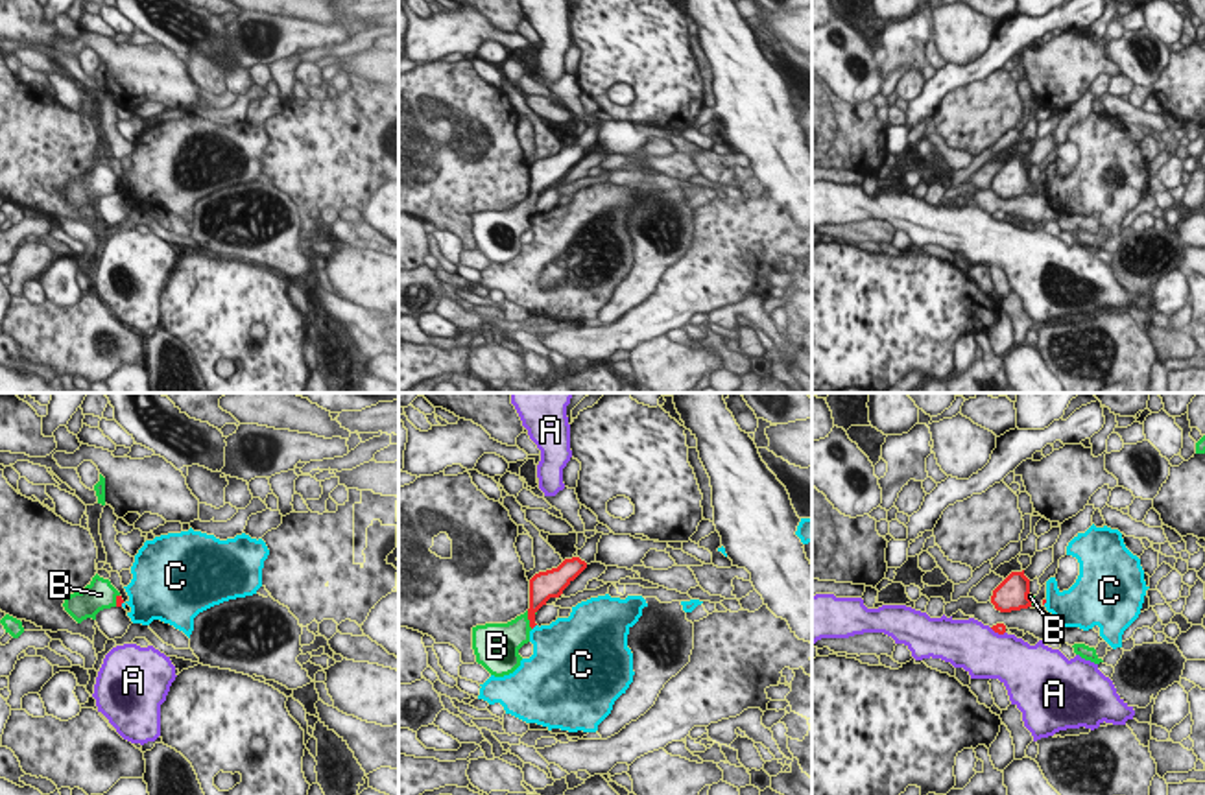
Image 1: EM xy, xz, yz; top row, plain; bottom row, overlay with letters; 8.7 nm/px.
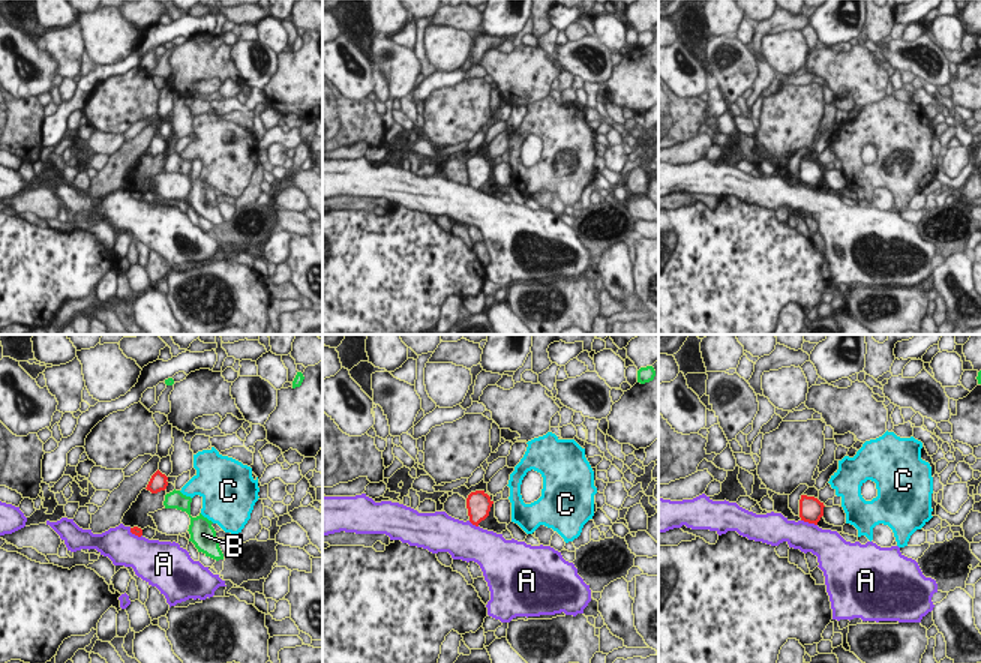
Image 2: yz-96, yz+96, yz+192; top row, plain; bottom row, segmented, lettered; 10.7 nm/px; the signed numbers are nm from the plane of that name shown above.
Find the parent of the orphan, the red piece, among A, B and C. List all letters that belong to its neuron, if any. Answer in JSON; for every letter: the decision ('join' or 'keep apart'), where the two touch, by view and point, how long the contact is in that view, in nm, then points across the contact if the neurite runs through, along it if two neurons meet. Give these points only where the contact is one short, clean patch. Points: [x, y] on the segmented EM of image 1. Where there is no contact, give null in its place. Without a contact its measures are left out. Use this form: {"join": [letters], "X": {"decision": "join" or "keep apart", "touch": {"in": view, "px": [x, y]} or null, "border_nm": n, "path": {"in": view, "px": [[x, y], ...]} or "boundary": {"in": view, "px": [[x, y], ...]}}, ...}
{"join": ["B"], "A": {"decision": "keep apart", "touch": {"in": "yz", "px": [997, 631]}, "border_nm": 150, "boundary": {"in": "yz", "px": [[990, 628], [1004, 633]]}}, "B": {"decision": "join", "touch": {"in": "xz", "px": [528, 618]}, "border_nm": 170, "path": {"in": "xz", "px": [[539, 593], [528, 618], [508, 639]]}}, "C": {"decision": "keep apart", "touch": {"in": "xz", "px": [534, 626]}, "border_nm": 70, "boundary": {"in": "xz", "px": [[536, 624], [532, 629]]}}}

